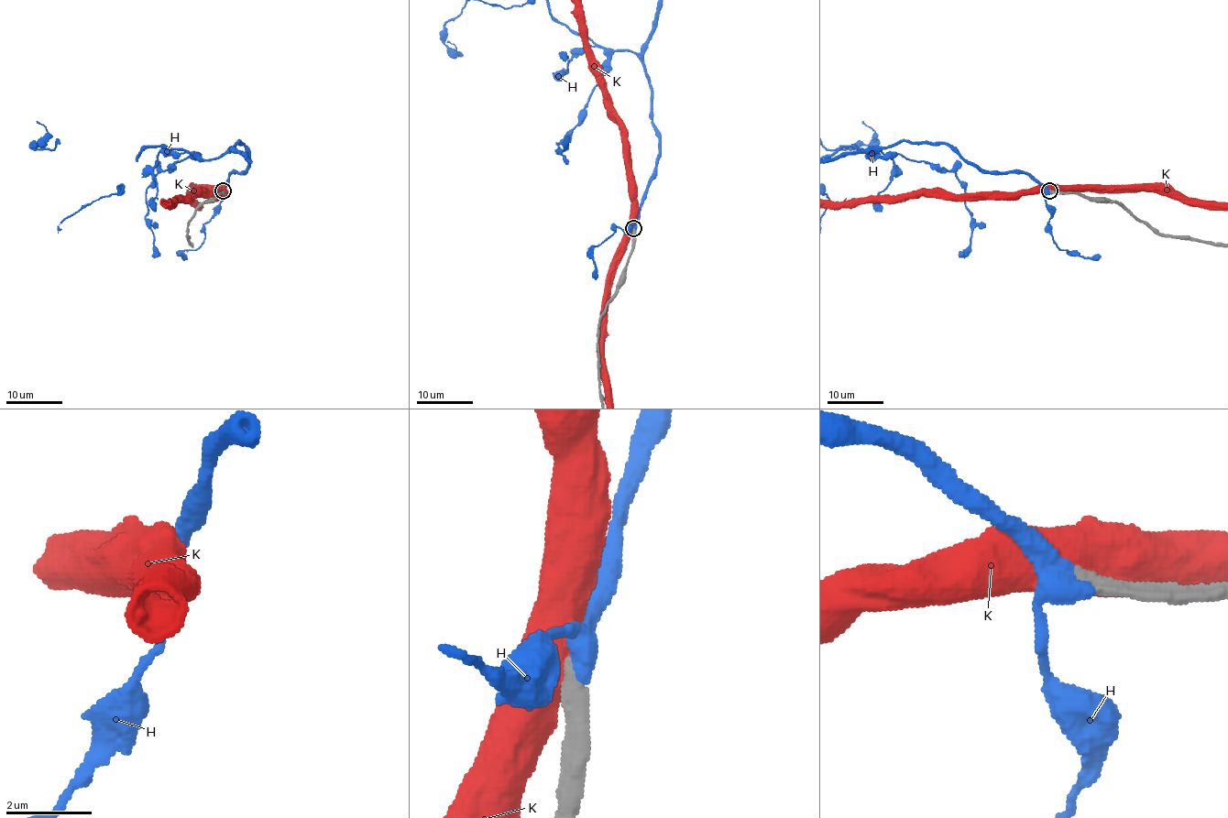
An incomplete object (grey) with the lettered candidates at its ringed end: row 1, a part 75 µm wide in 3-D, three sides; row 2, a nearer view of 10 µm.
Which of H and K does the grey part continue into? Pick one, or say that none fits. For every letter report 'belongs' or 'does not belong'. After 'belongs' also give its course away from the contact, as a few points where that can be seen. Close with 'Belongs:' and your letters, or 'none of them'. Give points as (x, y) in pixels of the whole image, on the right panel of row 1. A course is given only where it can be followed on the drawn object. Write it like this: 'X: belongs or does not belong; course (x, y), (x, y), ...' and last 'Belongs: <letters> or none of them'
H: belongs
K: does not belong
Belongs: H

